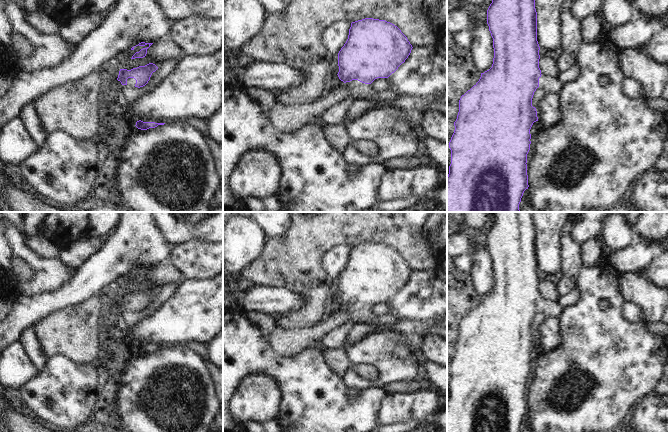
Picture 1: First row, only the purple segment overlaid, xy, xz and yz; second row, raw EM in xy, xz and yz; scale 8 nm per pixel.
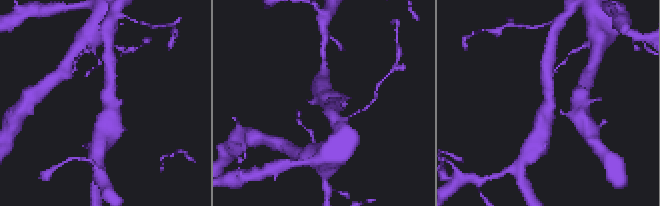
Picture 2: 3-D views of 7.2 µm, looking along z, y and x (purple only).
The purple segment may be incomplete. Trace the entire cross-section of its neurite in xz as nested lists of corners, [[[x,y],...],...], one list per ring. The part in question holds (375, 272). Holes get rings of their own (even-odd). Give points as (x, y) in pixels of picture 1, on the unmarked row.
[[[365,242],[351,247],[346,267],[338,277],[338,301],[350,314],[351,320],[329,331],[321,338],[324,348],[339,348],[344,345],[347,334],[356,323],[391,324],[391,314],[376,315],[371,307],[377,302],[388,302],[405,286],[412,269],[401,254],[385,244]]]

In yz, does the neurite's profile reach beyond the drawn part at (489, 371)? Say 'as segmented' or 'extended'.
extended

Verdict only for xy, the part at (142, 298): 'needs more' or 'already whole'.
needs more

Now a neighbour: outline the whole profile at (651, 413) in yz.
[[[652,393],[642,398],[634,407],[628,425],[635,432],[668,432],[668,397]]]

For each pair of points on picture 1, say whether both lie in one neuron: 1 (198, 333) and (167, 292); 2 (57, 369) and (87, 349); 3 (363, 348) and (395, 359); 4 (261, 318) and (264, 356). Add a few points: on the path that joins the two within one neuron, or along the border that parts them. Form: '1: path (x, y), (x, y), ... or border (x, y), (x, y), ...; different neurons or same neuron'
1: border (179, 283), (174, 293), (153, 311); different neurons
2: border (49, 358), (64, 355), (79, 364), (90, 363); different neurons
3: path (371, 349), (379, 349), (387, 356); same neuron
4: border (247, 312), (250, 319), (269, 340); different neurons

